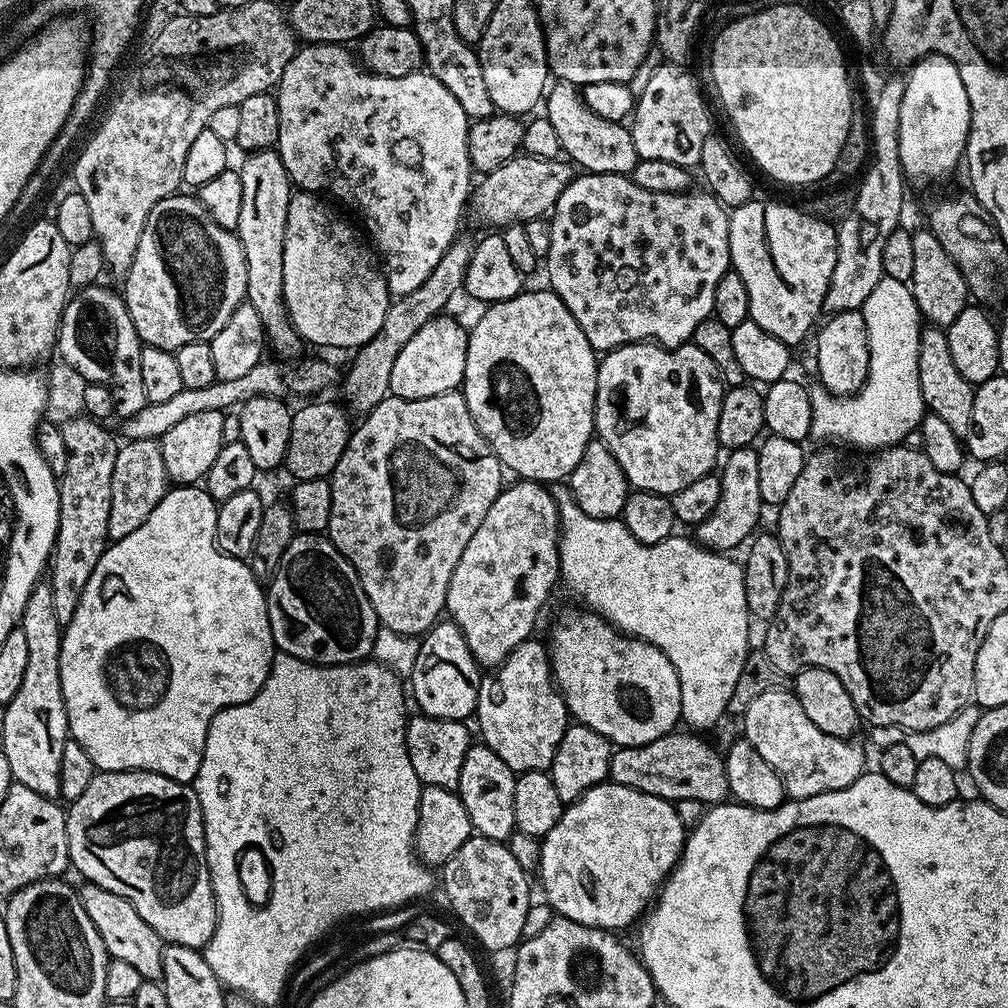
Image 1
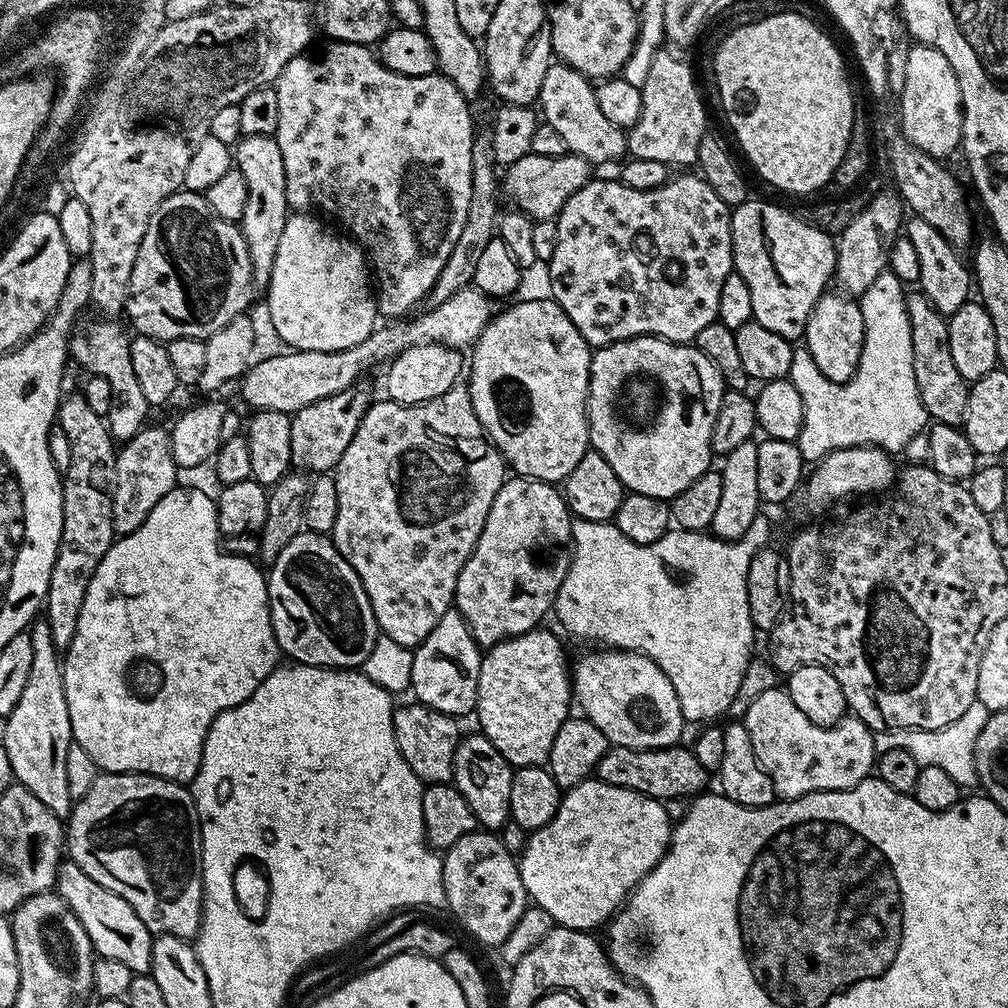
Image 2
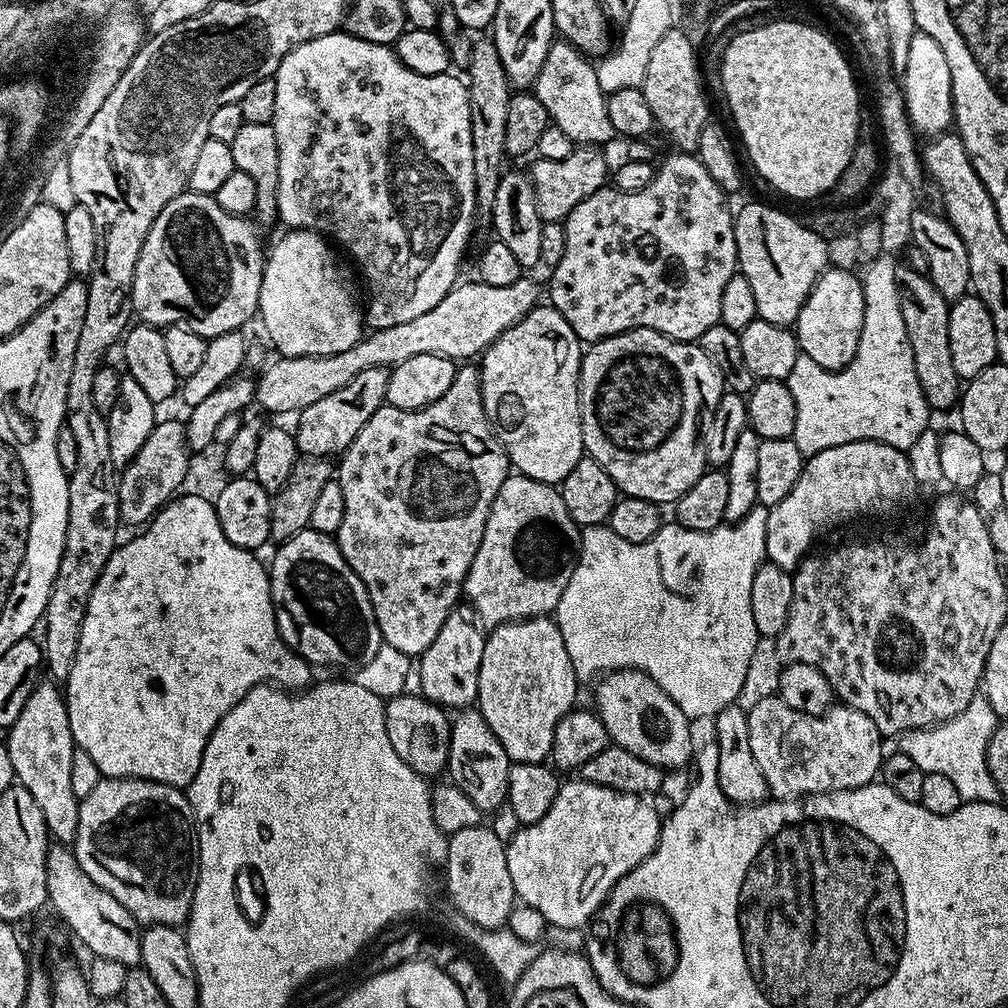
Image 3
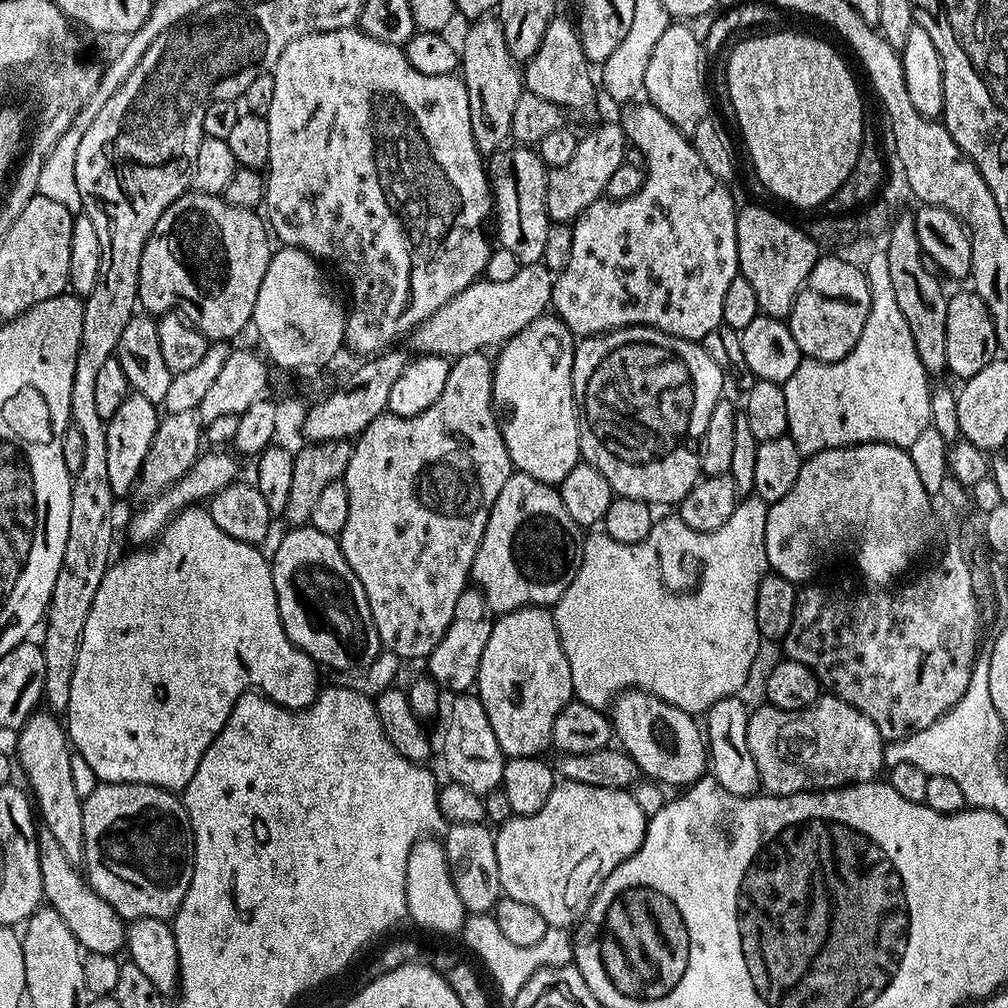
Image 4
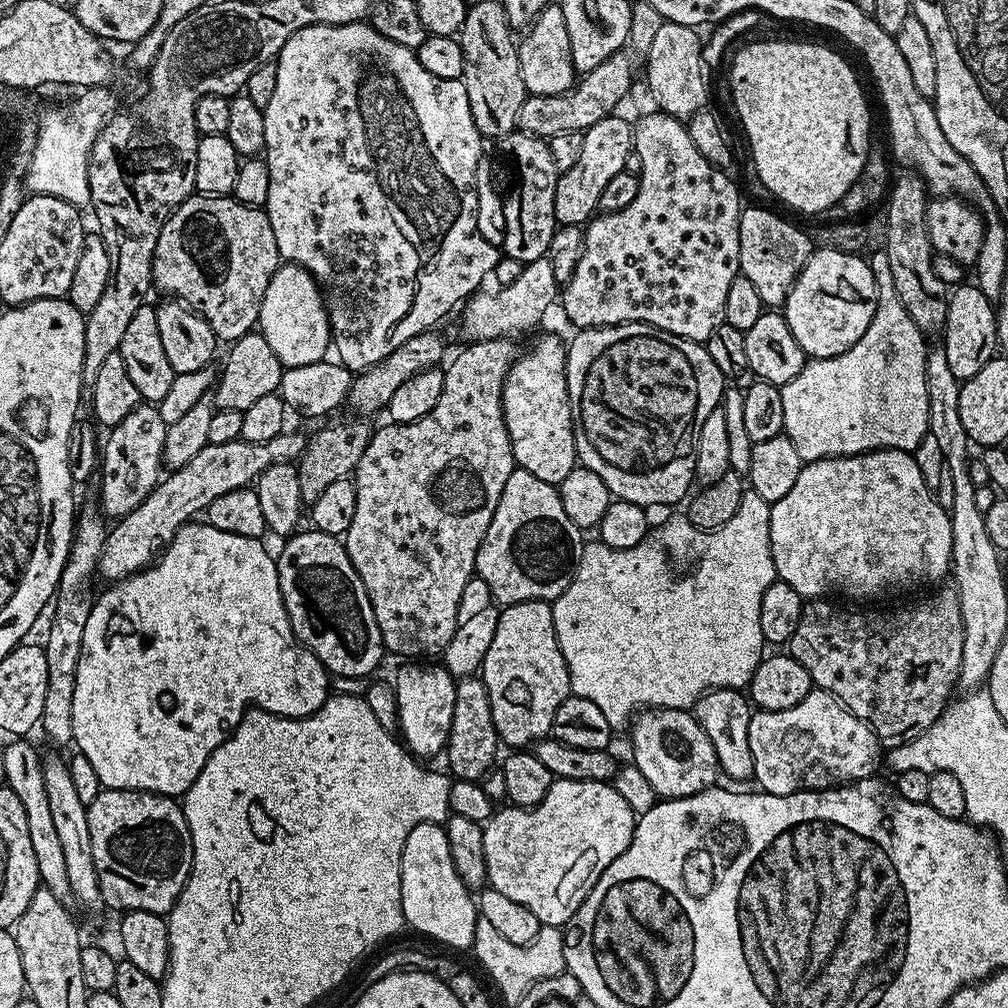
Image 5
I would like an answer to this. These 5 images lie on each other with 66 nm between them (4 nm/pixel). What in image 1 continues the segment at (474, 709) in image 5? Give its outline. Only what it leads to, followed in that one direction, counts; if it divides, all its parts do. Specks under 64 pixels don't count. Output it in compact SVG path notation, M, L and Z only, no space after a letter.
M476 742L469 748L466 754L466 762L462 762L462 778L460 779L458 791L462 798L462 806L466 806L466 814L470 814L472 831L475 835L506 842L516 831L516 823L514 822L514 786L516 785L516 777L517 773L512 772L510 766L506 766L506 762L502 762L502 758L498 758L498 754L494 754L494 750L490 750L487 744Z

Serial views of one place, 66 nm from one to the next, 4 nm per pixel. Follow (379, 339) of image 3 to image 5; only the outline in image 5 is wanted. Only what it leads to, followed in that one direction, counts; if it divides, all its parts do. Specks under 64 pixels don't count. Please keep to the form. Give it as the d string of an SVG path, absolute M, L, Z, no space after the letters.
M547 256L524 265L522 274L518 274L514 282L496 290L500 292L493 296L484 291L477 291L463 305L465 308L464 317L460 320L460 332L465 336L465 341L499 340L511 337L511 332L524 332L534 327L547 314L548 307L558 300L558 285Z

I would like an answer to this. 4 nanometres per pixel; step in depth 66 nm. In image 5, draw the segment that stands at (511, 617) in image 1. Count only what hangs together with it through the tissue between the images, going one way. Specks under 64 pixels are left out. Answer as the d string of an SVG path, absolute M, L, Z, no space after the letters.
M513 467L502 498L490 518L490 526L478 550L475 575L488 587L497 605L527 600L554 601L564 593L580 565L585 533L566 514L557 485L534 478L530 470Z

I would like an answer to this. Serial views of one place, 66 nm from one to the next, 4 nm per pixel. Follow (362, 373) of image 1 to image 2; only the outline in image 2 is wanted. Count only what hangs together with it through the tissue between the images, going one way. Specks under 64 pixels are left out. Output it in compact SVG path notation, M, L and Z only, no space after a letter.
M477 135L472 142L472 193L470 194L470 210L466 210L466 226L462 226L462 234L458 234L458 242L454 242L454 250L450 250L450 258L446 258L446 266L442 266L442 274L438 274L438 282L434 282L434 286L428 291L426 304L429 309L442 306L446 298L458 294L458 290L472 284L480 255L485 246L497 235L498 172L496 176L496 171L498 171L498 165L492 153L491 139L487 135Z

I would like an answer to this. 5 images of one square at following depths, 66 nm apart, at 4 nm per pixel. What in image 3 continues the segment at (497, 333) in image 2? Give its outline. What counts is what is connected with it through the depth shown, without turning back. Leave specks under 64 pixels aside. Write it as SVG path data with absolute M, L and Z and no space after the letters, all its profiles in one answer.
M537 306L531 308L517 324L507 328L479 357L480 393L486 418L508 455L509 465L519 475L556 486L566 478L566 474L570 474L570 470L574 470L574 466L578 466L580 460L585 459L578 402L581 355L582 342L574 334L570 322L562 318L557 308Z

